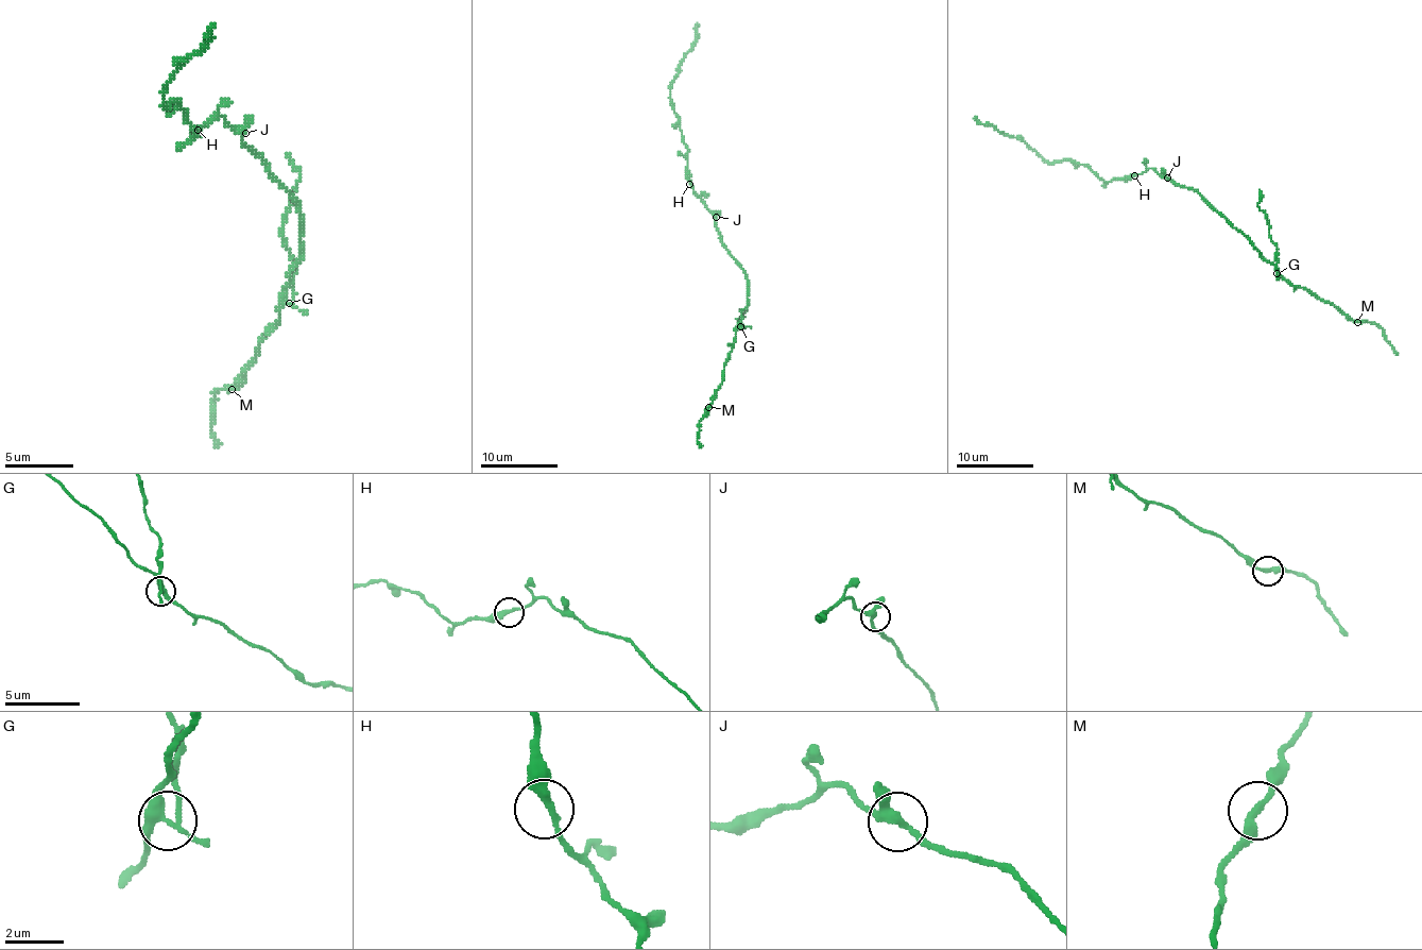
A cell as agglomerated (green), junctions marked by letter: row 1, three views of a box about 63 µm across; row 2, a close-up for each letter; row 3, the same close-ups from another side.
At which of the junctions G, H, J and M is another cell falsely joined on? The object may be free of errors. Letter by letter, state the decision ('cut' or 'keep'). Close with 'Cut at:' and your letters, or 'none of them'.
G: cut
H: keep
J: keep
M: keep
Cut at: G

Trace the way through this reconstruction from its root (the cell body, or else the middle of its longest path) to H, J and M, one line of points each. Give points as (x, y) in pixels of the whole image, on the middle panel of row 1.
H: (725, 248), (713, 213), (689, 184)
J: (725, 248), (715, 220), (716, 217)
M: (725, 248), (746, 274), (747, 307), (741, 312), (730, 359), (724, 365), (722, 384), (708, 407)

